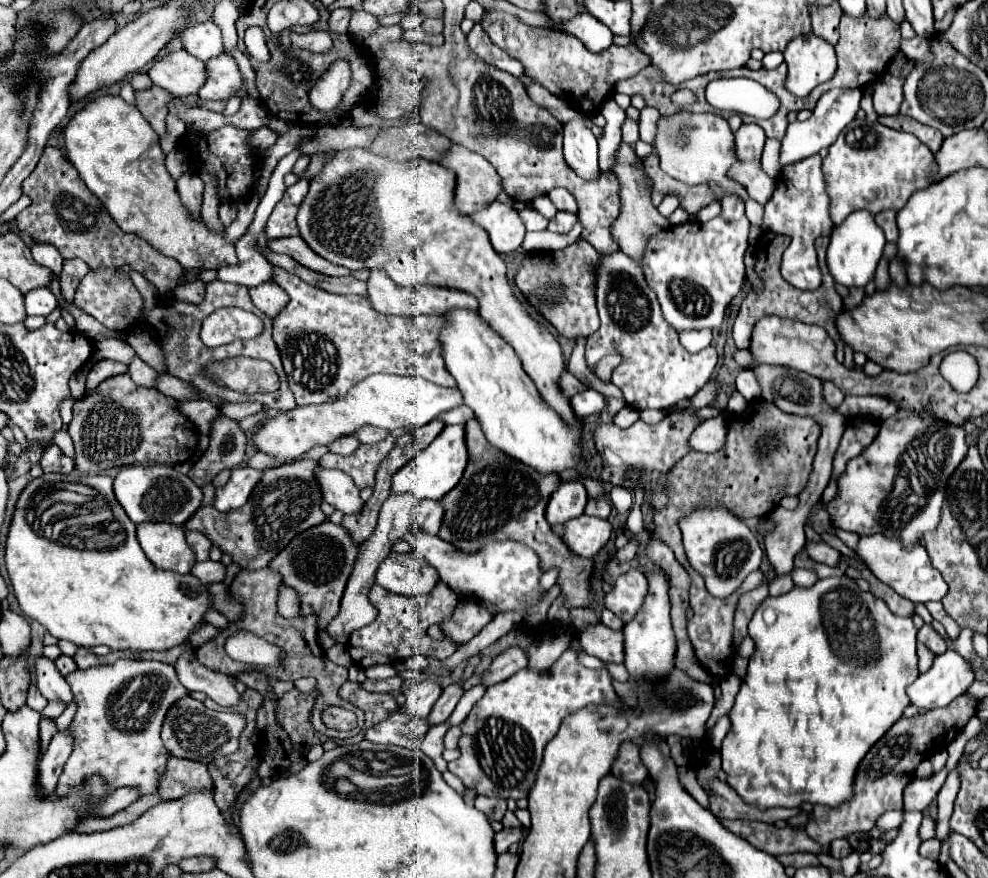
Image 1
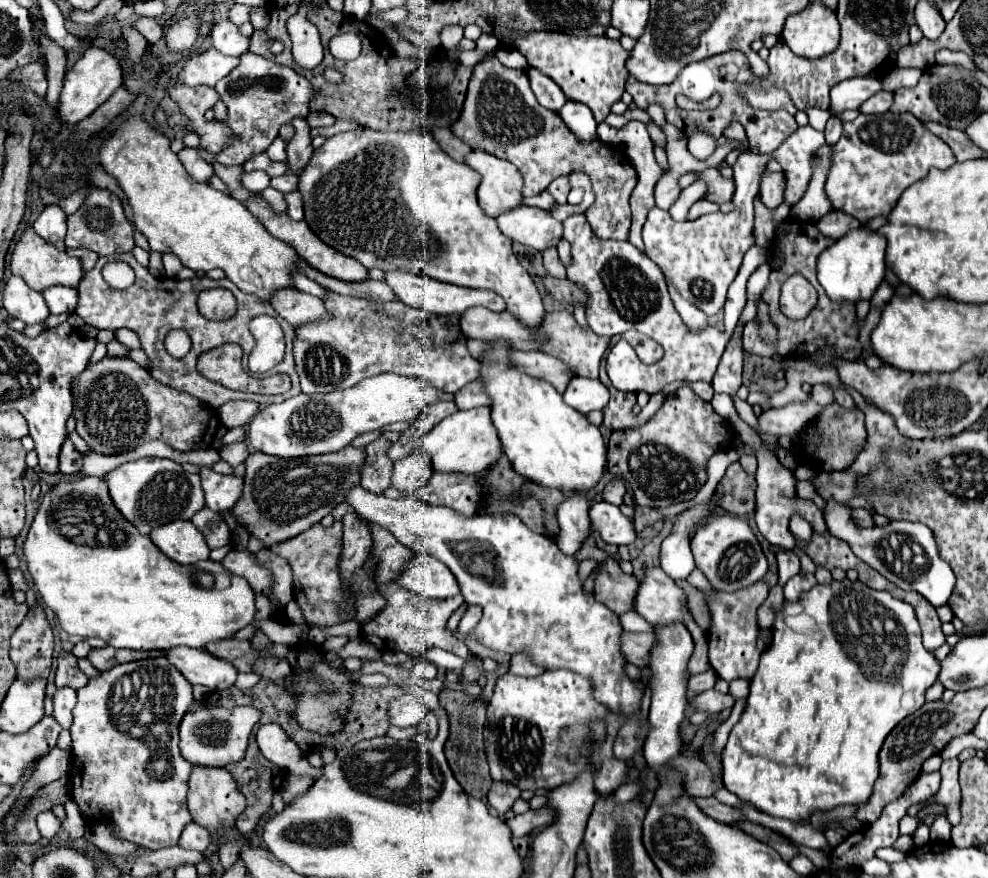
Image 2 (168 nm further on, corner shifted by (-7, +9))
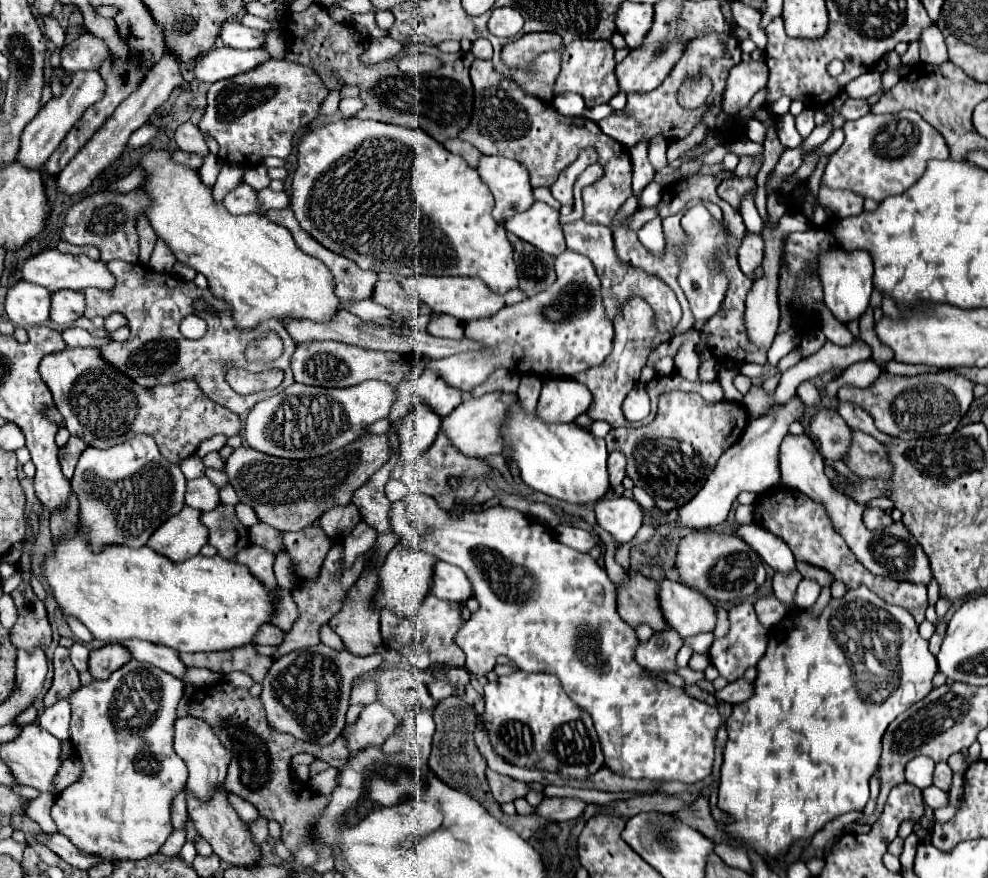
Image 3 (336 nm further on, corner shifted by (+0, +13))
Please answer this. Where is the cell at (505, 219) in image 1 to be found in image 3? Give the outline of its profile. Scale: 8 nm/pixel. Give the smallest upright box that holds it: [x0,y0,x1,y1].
[505,202,567,256]

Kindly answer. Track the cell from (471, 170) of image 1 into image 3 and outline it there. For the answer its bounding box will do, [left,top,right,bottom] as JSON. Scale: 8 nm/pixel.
[477,156,533,224]

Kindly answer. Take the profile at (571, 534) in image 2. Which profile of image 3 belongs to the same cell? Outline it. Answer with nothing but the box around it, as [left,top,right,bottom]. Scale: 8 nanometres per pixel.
[557,526,599,554]

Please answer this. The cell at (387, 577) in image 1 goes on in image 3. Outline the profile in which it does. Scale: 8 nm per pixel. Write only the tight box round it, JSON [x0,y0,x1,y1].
[431,562,473,604]

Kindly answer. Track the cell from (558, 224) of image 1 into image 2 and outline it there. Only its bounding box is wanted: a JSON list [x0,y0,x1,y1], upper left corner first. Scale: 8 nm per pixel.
[564,214,730,394]

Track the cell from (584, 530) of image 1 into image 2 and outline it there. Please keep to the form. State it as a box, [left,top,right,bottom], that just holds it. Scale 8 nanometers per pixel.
[590,502,636,546]

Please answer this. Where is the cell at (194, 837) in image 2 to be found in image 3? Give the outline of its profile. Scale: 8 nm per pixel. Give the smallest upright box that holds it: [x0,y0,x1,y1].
[171,790,189,828]

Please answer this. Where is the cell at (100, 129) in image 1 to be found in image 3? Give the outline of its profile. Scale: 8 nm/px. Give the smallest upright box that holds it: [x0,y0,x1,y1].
[139,150,341,330]

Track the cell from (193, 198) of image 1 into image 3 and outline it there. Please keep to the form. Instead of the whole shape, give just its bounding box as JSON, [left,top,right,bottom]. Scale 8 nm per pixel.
[175,124,209,154]

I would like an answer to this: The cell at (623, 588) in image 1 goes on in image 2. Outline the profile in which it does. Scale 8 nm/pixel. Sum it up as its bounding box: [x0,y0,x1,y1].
[634,568,684,624]

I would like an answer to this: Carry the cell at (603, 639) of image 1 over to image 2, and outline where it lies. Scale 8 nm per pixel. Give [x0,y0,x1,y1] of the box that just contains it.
[620,630,652,668]

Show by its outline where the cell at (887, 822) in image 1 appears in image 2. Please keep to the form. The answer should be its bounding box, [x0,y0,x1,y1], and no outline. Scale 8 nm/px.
[924,758,960,826]

